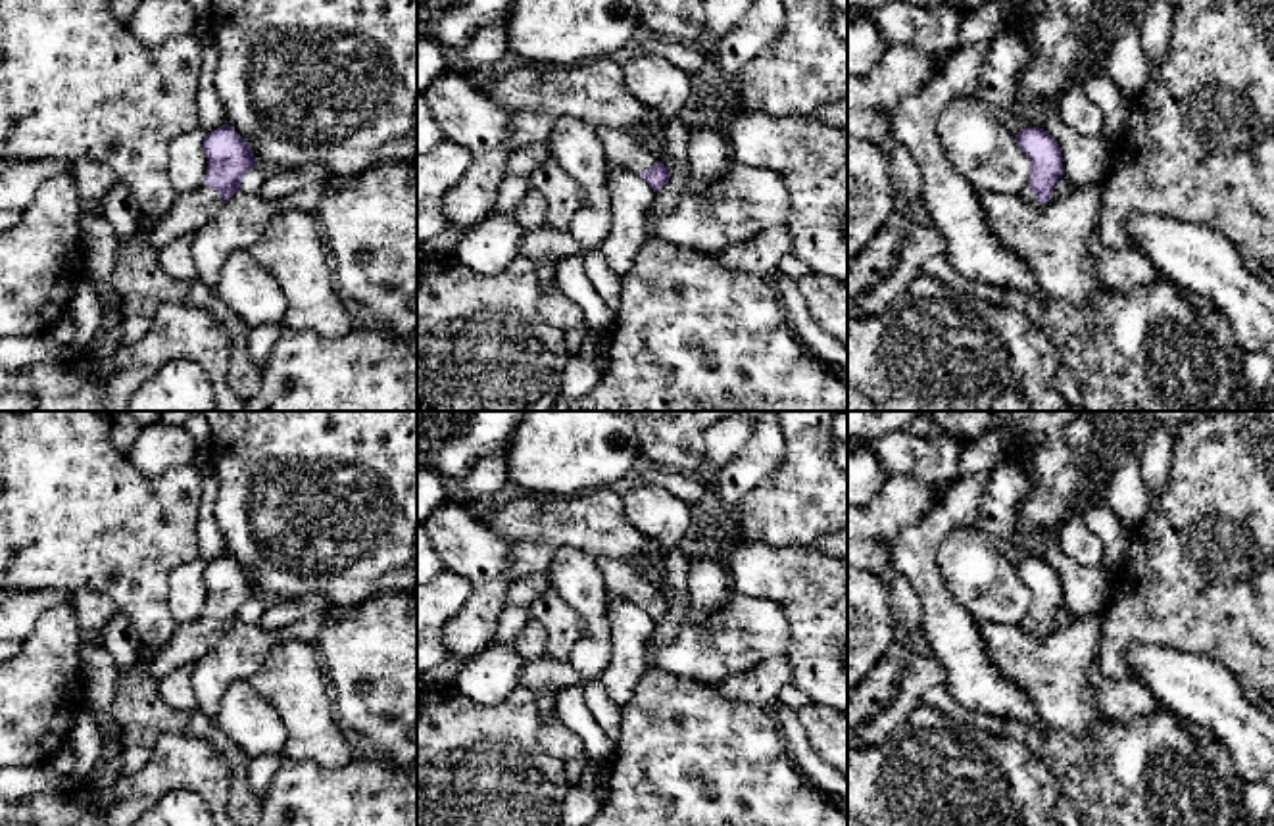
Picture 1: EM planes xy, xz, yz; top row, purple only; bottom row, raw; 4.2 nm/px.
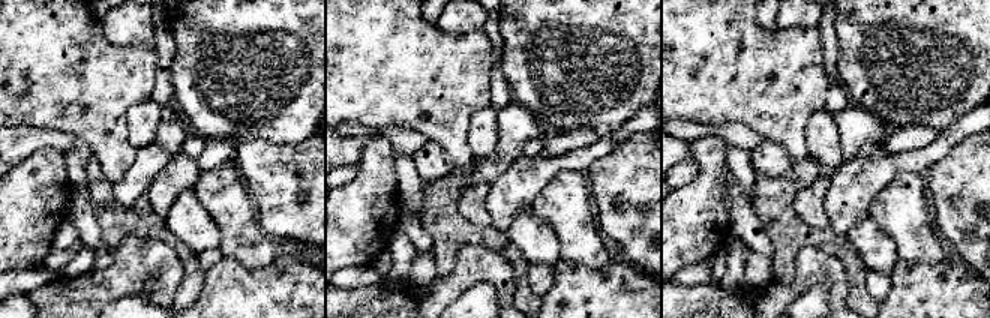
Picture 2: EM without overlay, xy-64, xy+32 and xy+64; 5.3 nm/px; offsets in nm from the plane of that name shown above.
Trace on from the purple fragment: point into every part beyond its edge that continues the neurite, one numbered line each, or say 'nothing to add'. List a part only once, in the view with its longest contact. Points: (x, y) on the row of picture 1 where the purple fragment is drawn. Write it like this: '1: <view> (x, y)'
1: xy (191, 210)

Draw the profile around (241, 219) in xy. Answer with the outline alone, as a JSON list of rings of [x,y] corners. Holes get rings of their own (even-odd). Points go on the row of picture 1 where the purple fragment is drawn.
[[[332,177],[327,184],[311,184],[284,200],[267,200],[261,194],[246,194],[242,188],[221,202],[215,215],[192,234],[192,259],[198,277],[217,288],[223,265],[233,252],[250,252],[267,225],[286,209],[313,213],[325,192],[338,188],[346,179]]]

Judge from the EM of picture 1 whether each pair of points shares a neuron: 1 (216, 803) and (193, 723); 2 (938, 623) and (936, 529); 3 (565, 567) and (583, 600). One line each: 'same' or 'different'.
1: different
2: same
3: same

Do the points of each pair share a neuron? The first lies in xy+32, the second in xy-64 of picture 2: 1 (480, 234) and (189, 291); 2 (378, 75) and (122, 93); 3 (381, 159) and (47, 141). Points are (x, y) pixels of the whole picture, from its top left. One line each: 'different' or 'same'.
1: same
2: same
3: different

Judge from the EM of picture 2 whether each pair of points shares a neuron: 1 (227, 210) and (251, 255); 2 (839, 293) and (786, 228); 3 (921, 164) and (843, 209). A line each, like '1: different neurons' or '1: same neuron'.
1: same neuron
2: different neurons
3: same neuron

